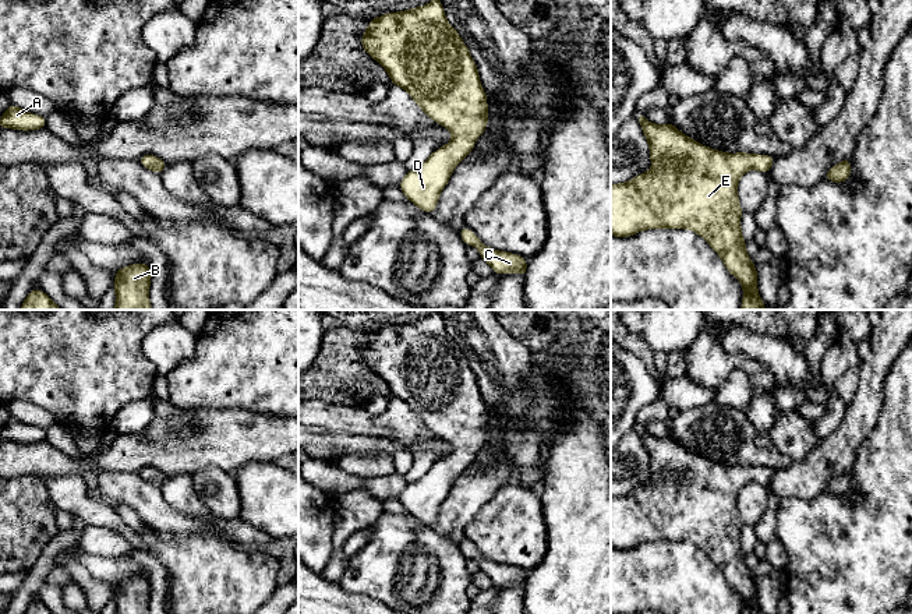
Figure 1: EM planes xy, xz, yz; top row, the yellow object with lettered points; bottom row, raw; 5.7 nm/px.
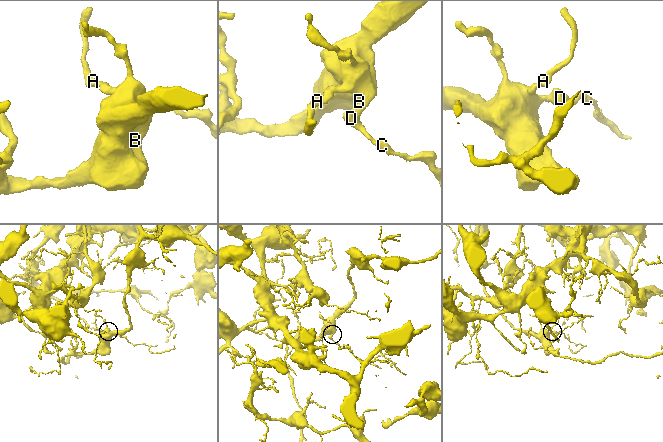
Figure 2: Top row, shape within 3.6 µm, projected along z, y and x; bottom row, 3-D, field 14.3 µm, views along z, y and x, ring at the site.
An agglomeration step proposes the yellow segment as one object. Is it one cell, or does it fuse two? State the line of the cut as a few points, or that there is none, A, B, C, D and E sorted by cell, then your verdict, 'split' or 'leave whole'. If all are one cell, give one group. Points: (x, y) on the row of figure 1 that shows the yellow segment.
cut none; groups A B C D E; leave whole

